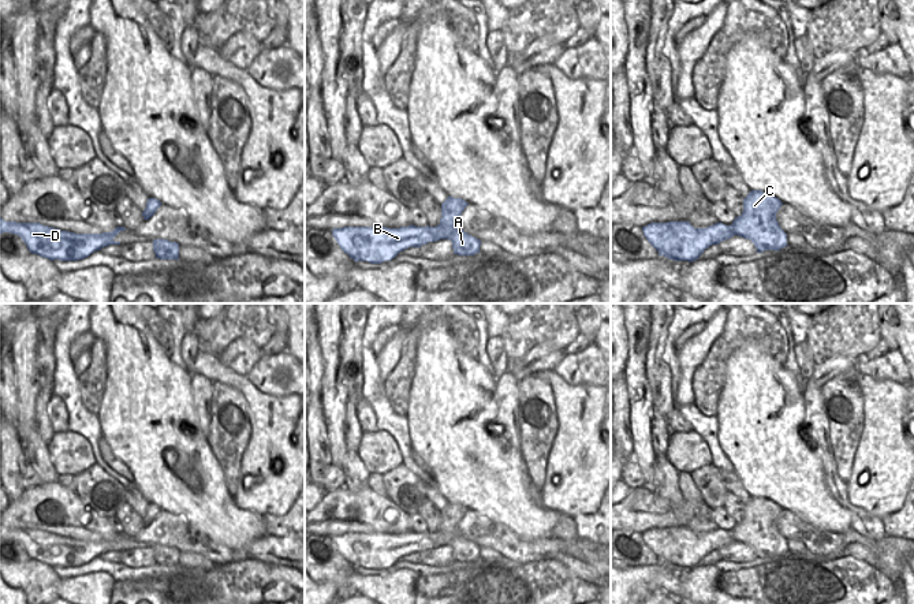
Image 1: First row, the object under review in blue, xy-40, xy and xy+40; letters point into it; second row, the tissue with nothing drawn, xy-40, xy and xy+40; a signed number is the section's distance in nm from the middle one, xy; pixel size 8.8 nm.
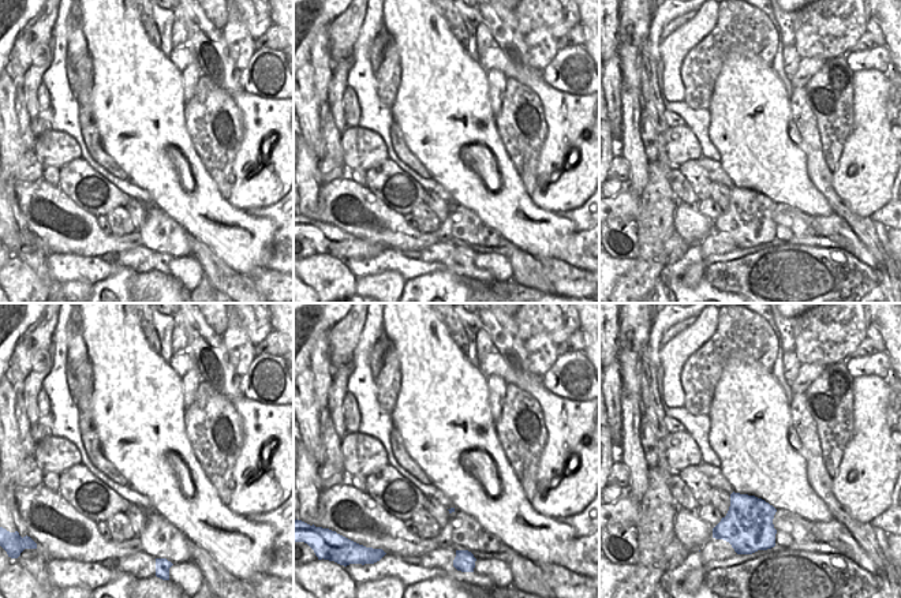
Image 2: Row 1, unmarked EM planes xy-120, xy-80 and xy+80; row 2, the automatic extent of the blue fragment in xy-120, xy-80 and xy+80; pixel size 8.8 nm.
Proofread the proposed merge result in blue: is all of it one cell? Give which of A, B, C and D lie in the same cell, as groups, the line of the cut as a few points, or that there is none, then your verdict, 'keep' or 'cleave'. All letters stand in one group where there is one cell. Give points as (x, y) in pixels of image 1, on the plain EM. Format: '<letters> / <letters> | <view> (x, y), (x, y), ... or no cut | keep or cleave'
A C / B D | xy (432, 533), (426, 540), (413, 541), (409, 551) | cleave

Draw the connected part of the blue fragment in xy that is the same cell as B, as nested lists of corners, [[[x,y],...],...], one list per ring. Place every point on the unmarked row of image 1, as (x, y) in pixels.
[[[343,533],[333,534],[332,541],[340,555],[355,568],[368,567],[381,570],[391,567],[400,558],[410,553],[410,544],[430,540],[432,533]]]

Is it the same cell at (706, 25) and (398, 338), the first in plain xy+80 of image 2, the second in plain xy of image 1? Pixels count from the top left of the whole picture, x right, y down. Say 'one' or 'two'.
one

